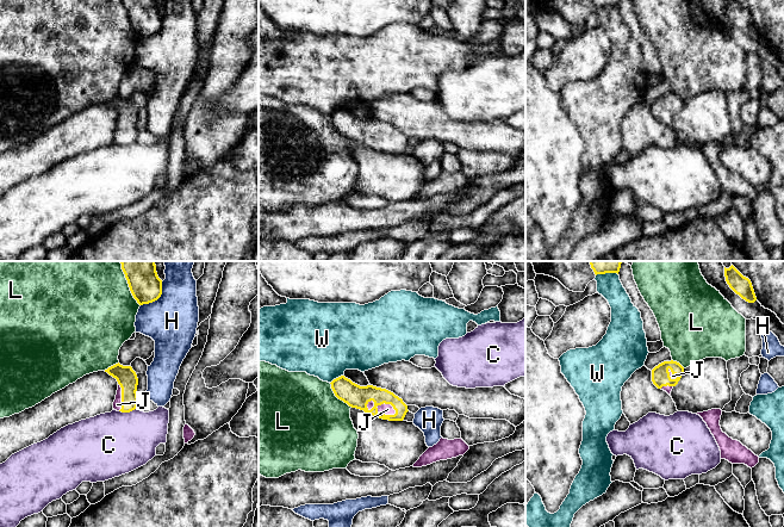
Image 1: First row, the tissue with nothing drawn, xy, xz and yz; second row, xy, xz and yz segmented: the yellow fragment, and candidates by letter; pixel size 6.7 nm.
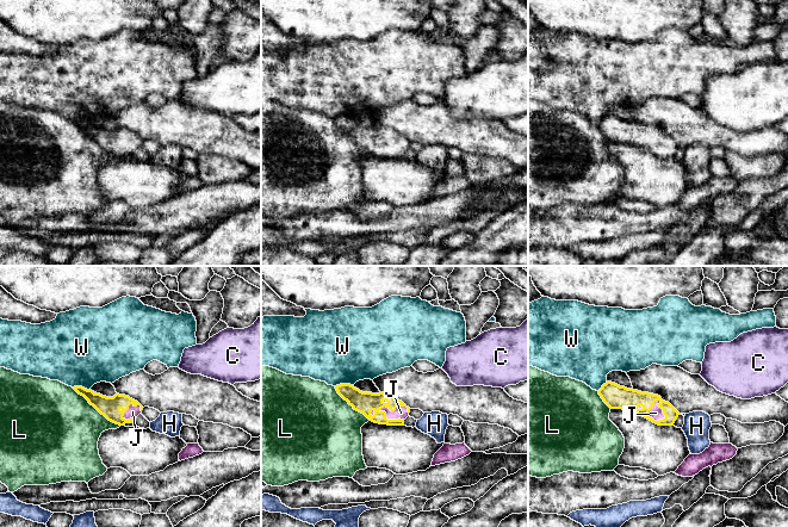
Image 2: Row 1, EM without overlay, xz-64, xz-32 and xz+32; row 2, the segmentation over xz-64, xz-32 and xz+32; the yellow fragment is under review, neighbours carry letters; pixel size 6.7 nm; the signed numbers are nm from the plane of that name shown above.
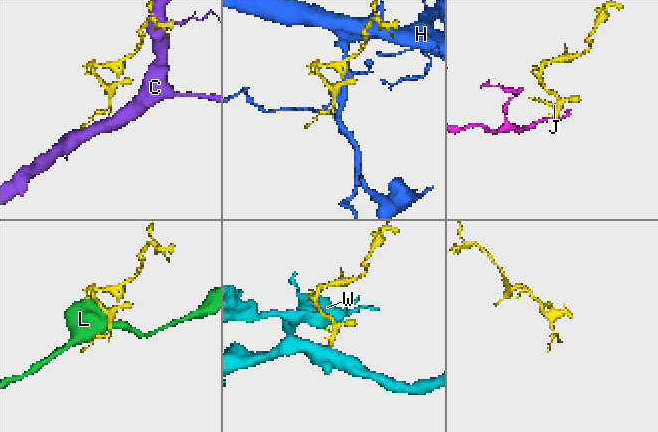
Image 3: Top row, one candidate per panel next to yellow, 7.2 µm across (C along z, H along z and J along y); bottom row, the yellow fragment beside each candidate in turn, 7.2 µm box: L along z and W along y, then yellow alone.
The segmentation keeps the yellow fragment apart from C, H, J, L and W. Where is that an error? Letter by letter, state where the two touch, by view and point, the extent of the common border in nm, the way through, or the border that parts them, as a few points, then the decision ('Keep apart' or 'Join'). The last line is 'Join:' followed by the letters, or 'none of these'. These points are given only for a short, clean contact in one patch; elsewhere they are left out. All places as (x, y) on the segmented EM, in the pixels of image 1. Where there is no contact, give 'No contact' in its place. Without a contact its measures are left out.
C: Touches yellow at xy (128, 411). Shared border 120 nm. Boundary: xy (136, 408), (129, 411), (119, 411). Keep apart
H: Touches yellow at xy (157, 298). Shared border 220 nm. Keep apart
J: Touches yellow at xz (380, 413). Shared border 220 nm. Join
L: Touches yellow at xy (128, 283). Shared border 340 nm. Keep apart
W: Touches yellow at xz (336, 378). Shared border 110 nm. Keep apart
Join: J

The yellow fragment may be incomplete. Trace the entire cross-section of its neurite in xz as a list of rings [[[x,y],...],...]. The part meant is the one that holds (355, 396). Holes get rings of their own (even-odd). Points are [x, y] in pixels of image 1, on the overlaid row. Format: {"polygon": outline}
{"polygon": [[[341,376],[334,379],[331,389],[335,396],[351,408],[388,421],[403,421],[407,405],[393,392],[373,385],[360,386]]]}

